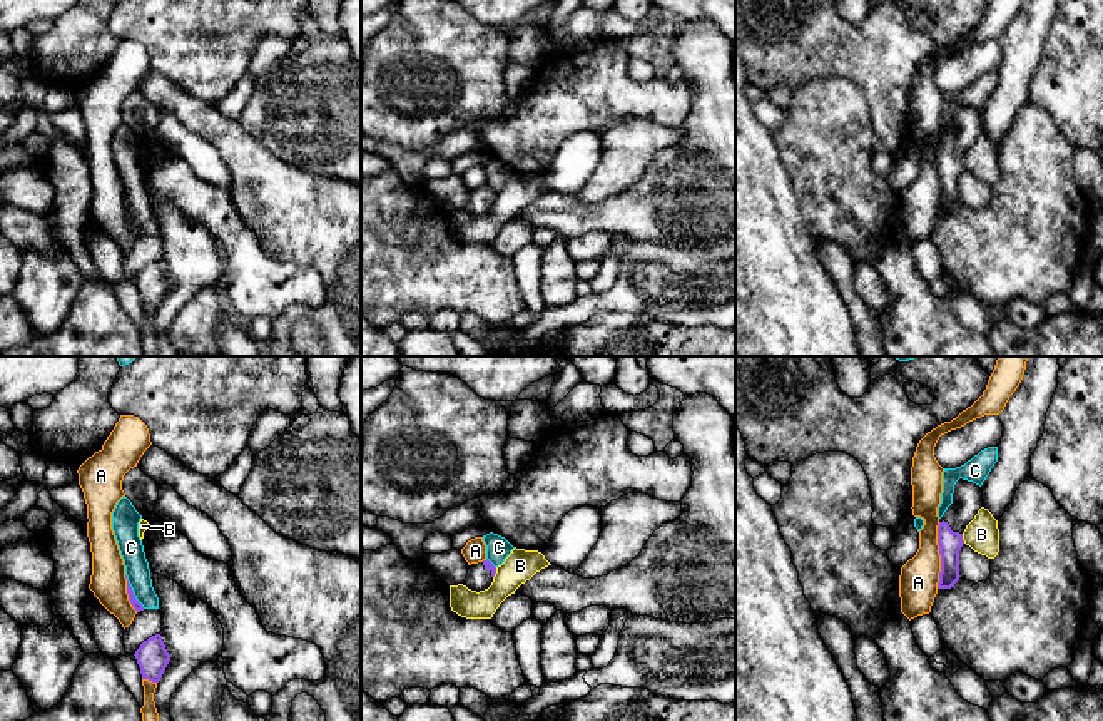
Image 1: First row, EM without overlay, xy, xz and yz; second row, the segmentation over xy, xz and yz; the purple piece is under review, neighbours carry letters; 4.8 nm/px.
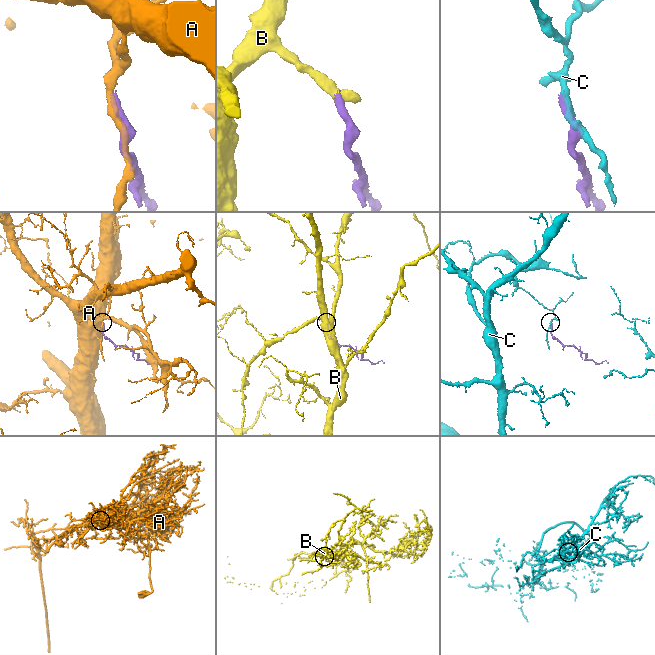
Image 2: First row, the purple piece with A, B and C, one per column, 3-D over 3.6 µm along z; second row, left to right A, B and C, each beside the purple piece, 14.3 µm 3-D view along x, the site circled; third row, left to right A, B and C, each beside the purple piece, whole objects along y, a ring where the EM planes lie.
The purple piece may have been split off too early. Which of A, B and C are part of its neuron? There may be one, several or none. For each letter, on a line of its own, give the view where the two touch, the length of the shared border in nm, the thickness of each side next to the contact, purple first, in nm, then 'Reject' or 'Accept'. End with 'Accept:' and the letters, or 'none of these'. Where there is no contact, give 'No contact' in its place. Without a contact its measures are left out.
A: Touches purple in yz. Shared border 320 nm. Thickness 120 nm (purple) against 190 nm. Reject
B: Touches purple in yz. Shared border 50 nm. Thickness 120 nm (purple) against 170 nm. Reject
C: Touches purple in xy. Shared border 190 nm. Thickness 50 nm (purple) against 120 nm. Reject
Accept: none of these

